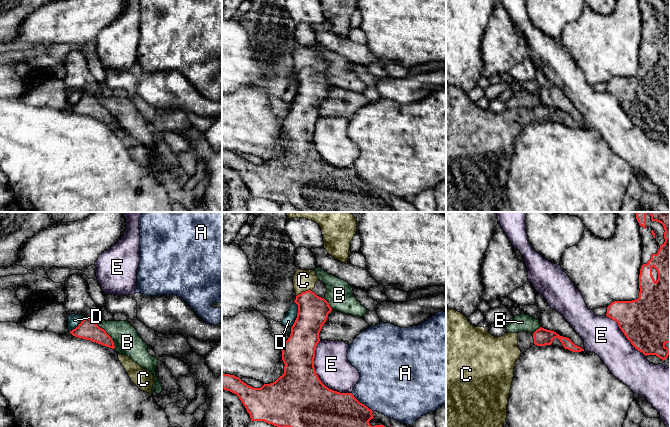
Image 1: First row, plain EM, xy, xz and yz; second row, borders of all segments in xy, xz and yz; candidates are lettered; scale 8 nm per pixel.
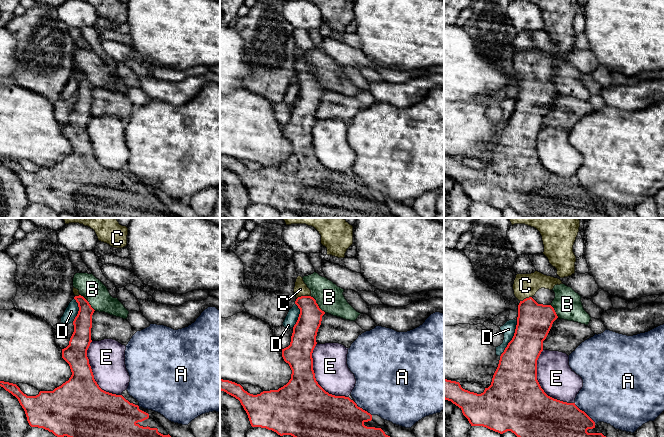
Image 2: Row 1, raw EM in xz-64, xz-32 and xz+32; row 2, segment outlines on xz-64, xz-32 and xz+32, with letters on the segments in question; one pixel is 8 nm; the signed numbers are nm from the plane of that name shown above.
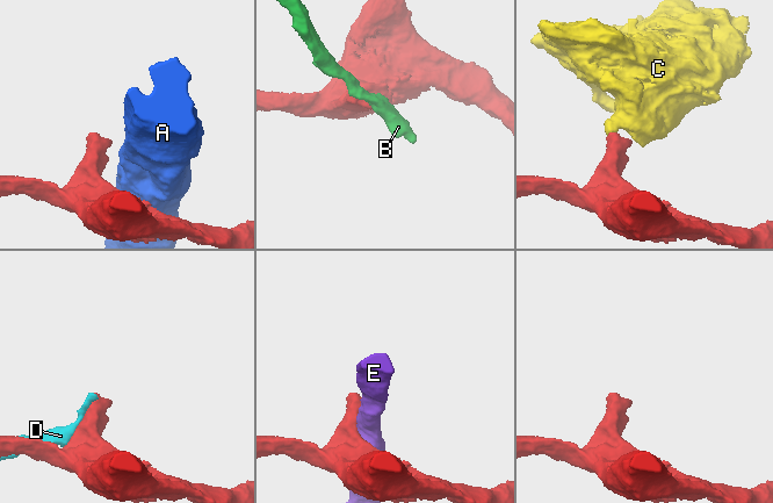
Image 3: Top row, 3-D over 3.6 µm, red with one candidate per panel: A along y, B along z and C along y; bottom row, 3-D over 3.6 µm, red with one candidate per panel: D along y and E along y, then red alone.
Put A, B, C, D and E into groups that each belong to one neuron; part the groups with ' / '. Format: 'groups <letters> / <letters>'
groups A E / B / C / D

